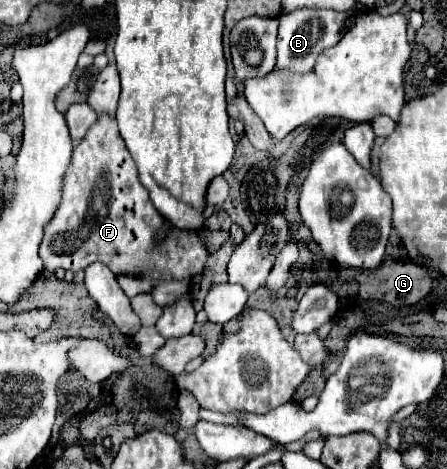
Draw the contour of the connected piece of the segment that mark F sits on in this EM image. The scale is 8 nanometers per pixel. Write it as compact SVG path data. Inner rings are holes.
M100 113L96 123L90 125L82 143L72 151L72 161L64 173L60 205L52 215L52 219L48 221L48 225L44 227L44 239L40 243L40 257L44 261L44 269L56 271L58 267L62 267L62 269L80 271L94 261L102 261L112 269L112 273L130 273L130 275L142 273L146 279L154 283L174 281L174 279L190 281L206 265L208 251L204 243L192 231L172 229L166 241L158 245L154 239L158 229L162 229L162 217L160 213L156 213L152 201L148 199L148 191L138 181L136 163L124 147L124 141L118 133L116 119L110 117L108 113Z

